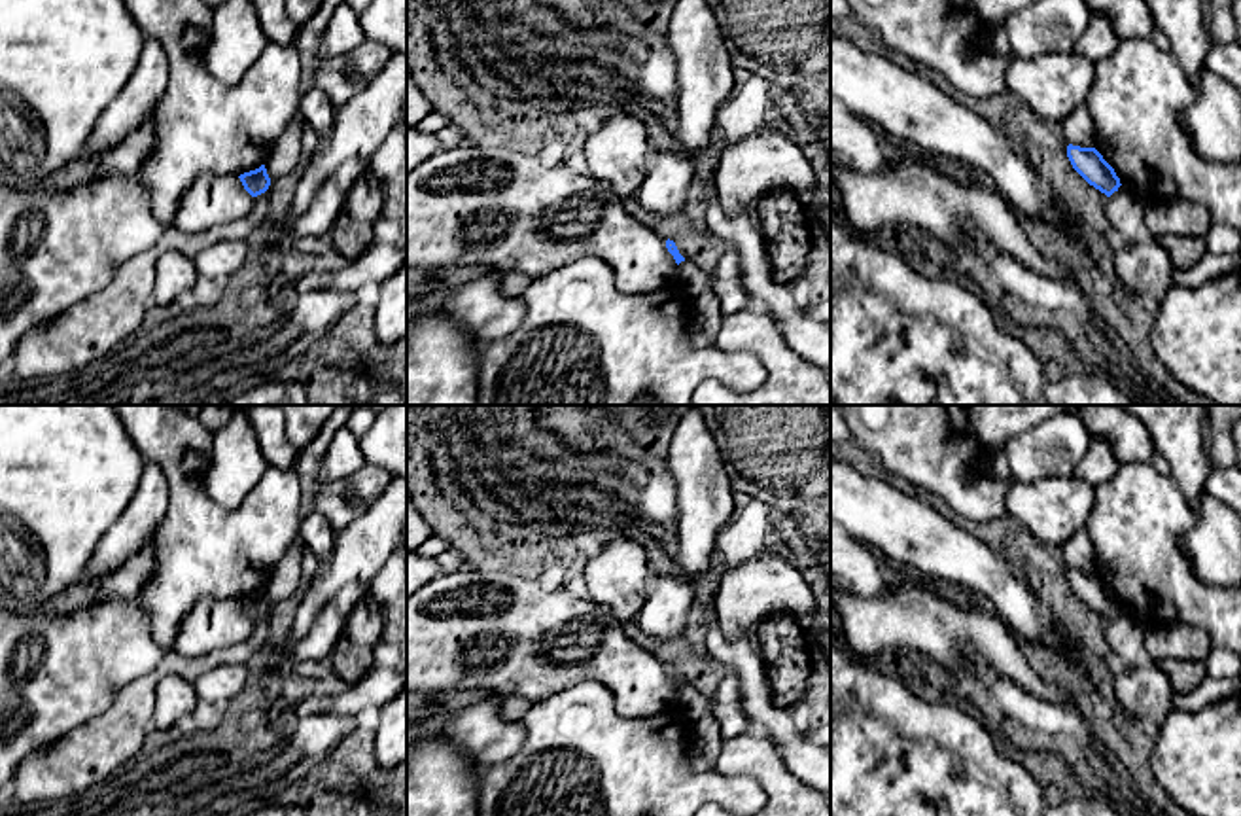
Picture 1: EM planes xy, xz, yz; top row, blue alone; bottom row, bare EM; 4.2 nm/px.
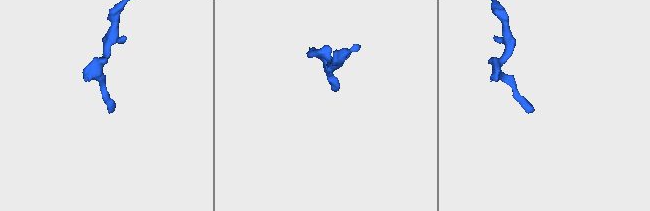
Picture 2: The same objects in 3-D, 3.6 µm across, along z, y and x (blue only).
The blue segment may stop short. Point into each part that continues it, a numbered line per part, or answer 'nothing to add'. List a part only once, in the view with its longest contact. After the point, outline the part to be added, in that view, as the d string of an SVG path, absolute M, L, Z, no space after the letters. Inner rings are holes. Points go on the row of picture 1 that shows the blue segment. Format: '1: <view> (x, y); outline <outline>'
nothing to add

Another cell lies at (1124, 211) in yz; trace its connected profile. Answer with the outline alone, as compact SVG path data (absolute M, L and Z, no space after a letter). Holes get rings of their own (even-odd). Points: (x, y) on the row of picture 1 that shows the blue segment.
M1120 186L1107 201L1105 214L1109 231L1120 242L1148 244L1154 240L1145 225L1145 203L1131 193L1127 186Z

